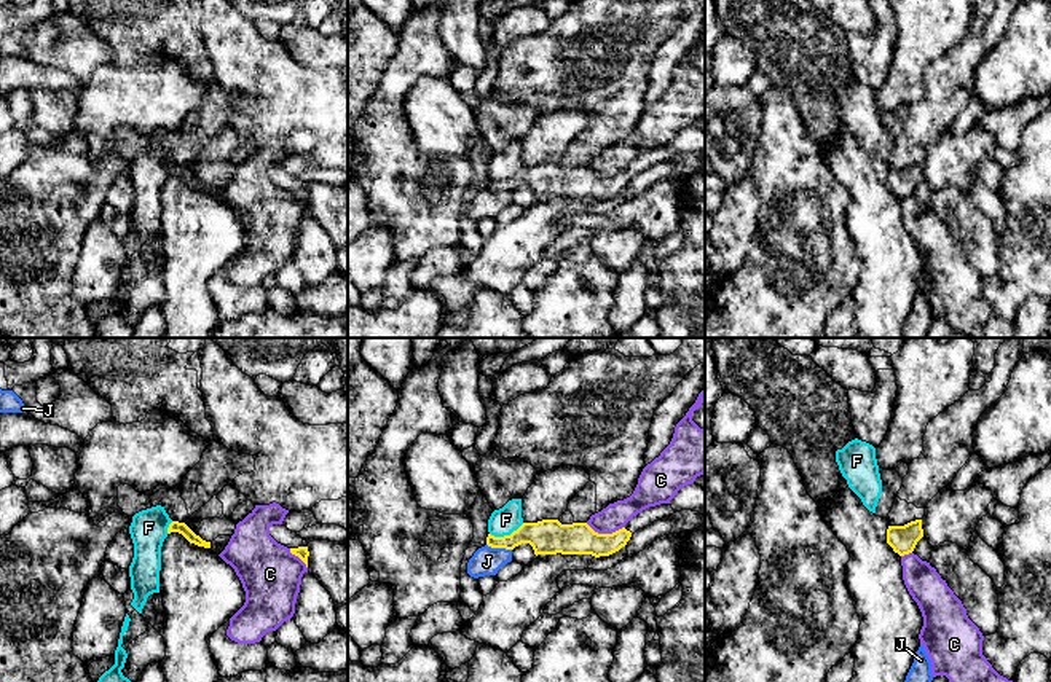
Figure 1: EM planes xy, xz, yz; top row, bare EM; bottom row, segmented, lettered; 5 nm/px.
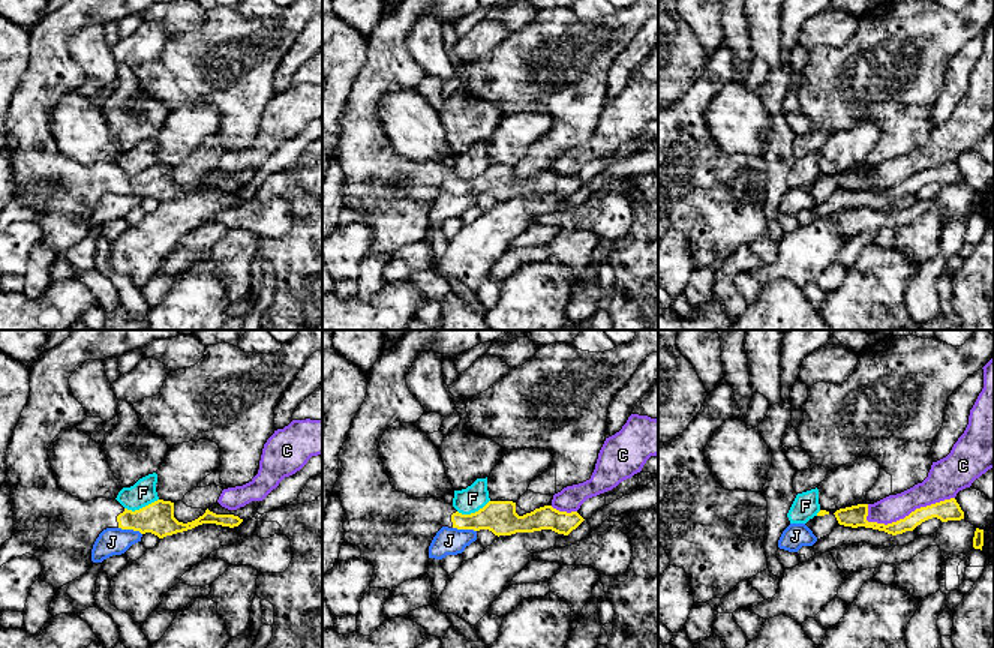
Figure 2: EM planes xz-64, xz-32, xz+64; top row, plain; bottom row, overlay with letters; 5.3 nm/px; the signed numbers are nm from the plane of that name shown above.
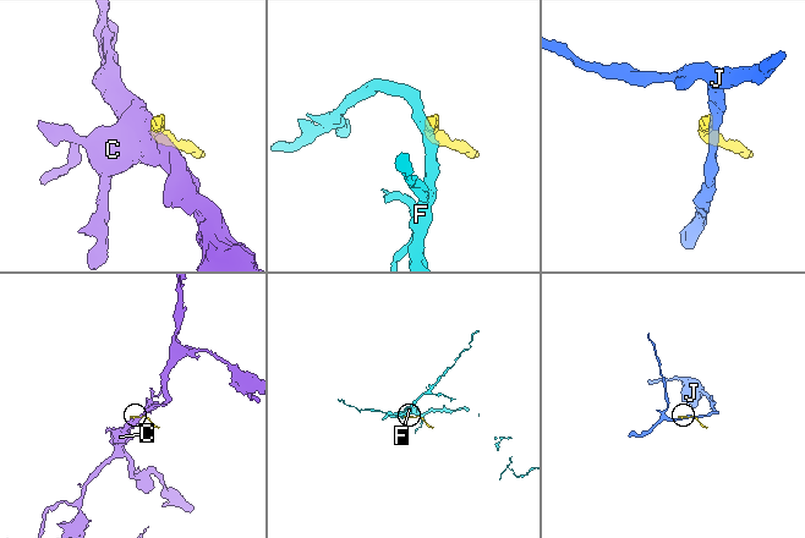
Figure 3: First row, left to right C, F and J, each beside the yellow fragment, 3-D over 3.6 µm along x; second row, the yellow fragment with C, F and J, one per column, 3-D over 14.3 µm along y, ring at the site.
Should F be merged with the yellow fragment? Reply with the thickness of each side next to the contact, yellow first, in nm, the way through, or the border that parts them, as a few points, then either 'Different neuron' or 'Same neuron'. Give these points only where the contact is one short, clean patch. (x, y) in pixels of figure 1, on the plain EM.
Thickness 180 nm (yellow) against 140 nm. Boundary: xz (523, 166), (509, 177), (490, 177). Different neuron

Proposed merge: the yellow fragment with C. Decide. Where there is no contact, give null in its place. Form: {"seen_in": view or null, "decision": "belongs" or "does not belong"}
{"seen_in": "xz", "decision": "does not belong"}

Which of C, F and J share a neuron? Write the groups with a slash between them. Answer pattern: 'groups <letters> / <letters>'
groups C / F / J

